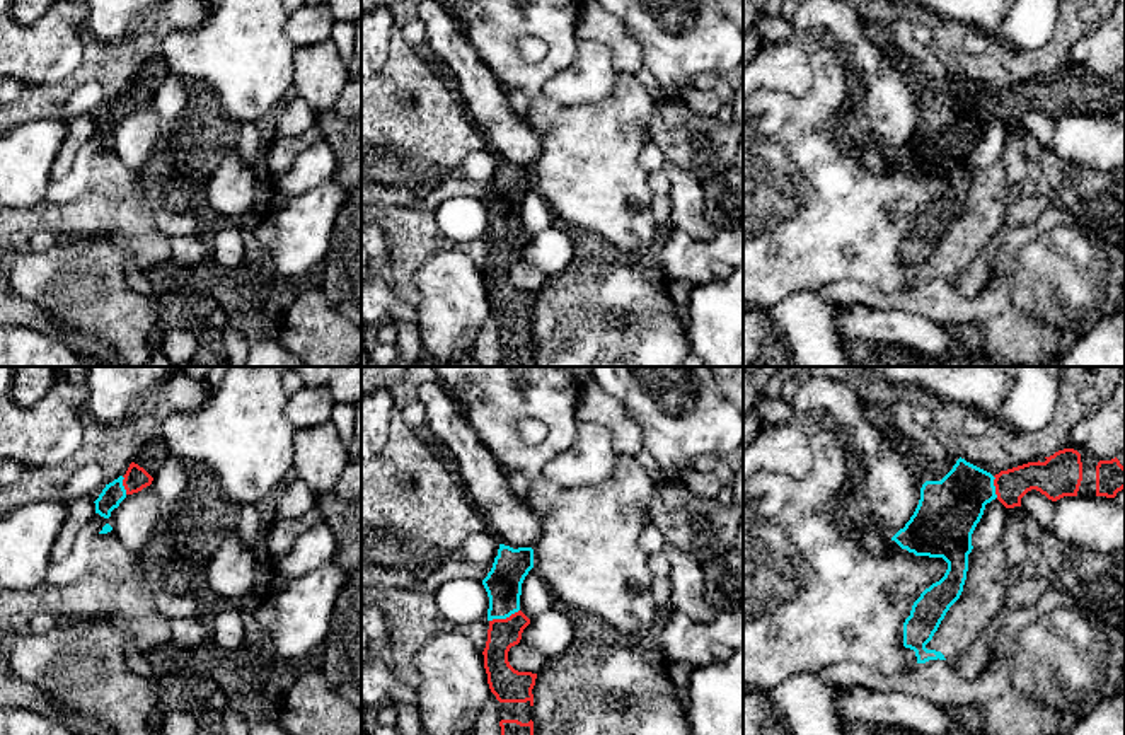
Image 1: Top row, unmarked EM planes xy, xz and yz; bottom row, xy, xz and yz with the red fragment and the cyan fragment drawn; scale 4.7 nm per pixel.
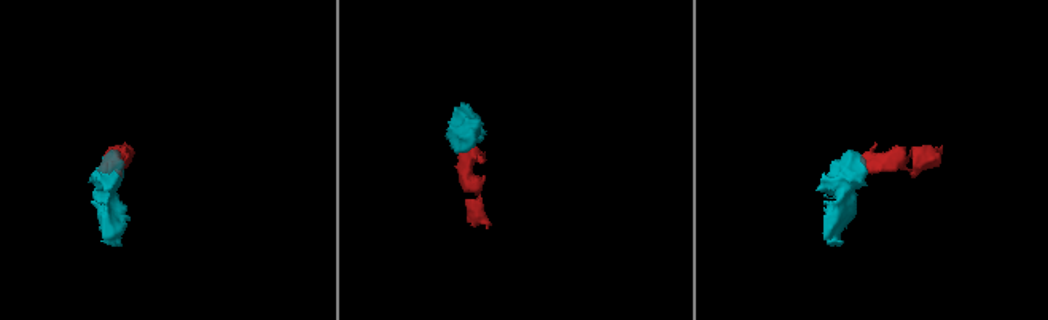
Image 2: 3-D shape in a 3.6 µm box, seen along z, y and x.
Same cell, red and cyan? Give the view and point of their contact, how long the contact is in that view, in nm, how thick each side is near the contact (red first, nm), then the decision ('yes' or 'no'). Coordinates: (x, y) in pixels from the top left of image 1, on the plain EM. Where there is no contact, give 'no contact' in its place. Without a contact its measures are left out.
contact xz (503, 237); length 160 nm; calibres 140 and 180 nm; yes

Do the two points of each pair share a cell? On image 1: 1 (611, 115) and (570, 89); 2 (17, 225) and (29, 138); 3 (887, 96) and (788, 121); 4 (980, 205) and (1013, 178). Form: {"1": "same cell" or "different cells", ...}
{"1": "different cells", "2": "different cells", "3": "different cells", "4": "different cells"}

